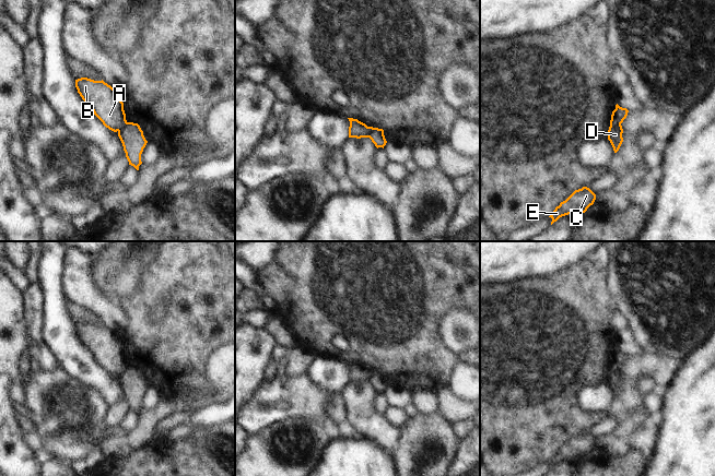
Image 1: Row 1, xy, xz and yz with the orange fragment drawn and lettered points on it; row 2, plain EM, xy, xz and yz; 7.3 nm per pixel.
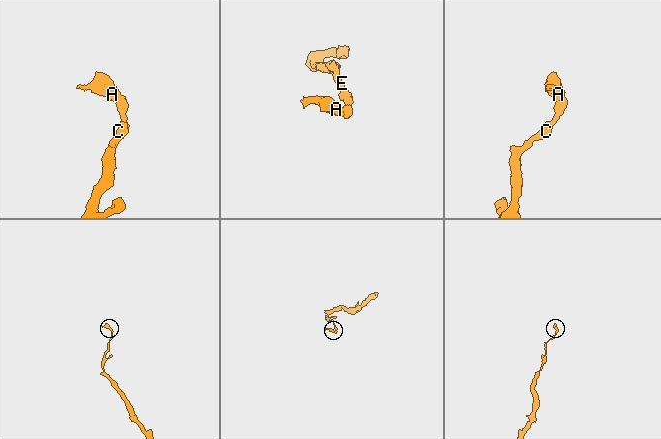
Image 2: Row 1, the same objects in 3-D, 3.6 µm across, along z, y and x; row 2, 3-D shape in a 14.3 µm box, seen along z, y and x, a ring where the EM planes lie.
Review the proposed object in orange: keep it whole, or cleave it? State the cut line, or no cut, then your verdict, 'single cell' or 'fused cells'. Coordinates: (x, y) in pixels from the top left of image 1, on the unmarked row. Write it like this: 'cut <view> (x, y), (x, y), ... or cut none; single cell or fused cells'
cut xz (370, 371), (366, 381); fused cells

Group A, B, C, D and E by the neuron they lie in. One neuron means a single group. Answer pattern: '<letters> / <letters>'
A B / C D E

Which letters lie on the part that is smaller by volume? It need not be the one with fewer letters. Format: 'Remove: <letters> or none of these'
Remove: A, B

